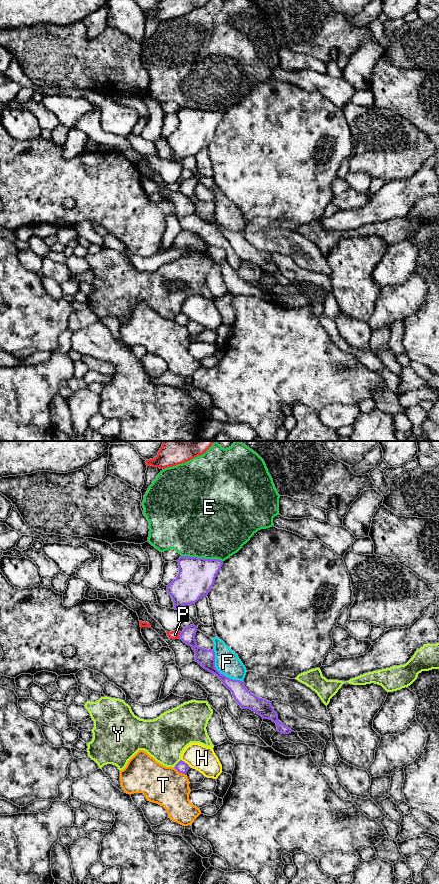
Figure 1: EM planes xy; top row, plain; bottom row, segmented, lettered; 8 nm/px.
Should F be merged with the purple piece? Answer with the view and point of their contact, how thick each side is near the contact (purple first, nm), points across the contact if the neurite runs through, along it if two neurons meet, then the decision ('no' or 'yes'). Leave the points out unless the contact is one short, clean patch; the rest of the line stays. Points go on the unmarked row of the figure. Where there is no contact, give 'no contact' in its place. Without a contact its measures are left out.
contact xy (219, 224); calibres 140 and 200 nm; border xy (213, 202), (214, 218), (226, 228), (242, 233); no

